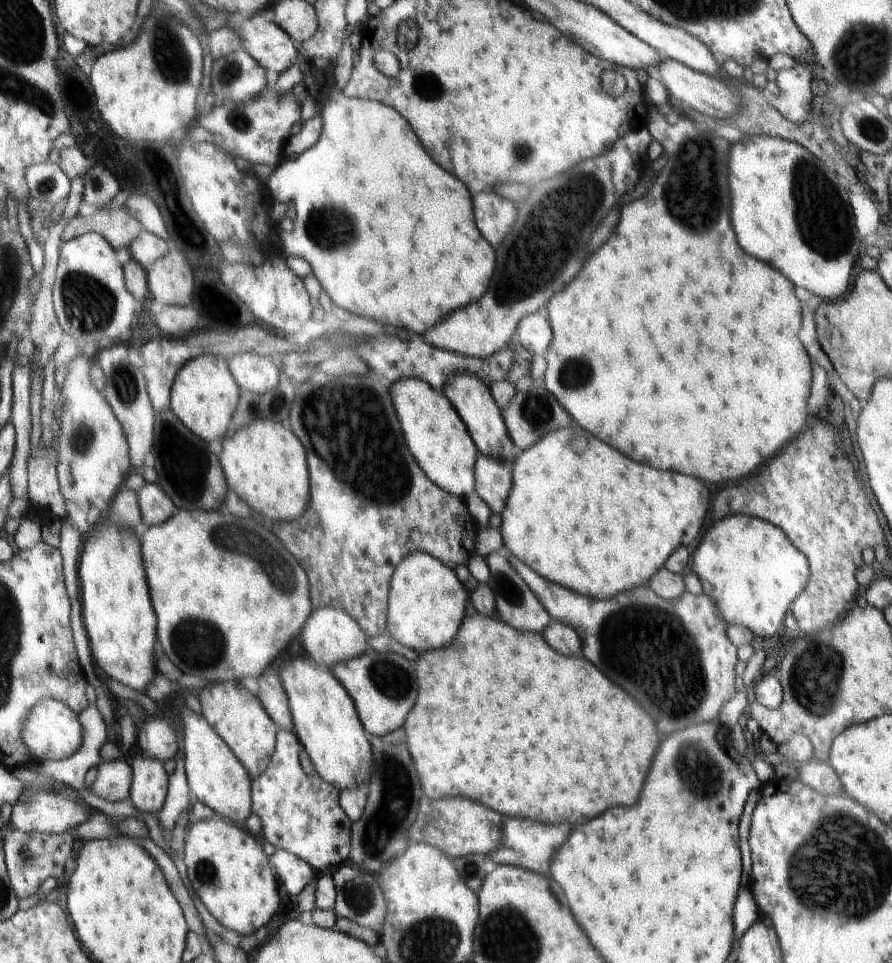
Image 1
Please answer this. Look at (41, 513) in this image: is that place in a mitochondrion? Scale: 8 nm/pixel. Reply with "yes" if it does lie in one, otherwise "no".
no

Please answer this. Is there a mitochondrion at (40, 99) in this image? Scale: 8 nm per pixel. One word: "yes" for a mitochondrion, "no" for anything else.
yes

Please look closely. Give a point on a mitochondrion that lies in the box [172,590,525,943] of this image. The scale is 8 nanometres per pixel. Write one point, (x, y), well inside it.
(396, 806)

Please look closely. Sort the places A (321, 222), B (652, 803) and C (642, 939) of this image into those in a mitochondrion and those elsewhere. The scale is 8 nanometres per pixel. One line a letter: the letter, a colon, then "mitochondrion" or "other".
A: mitochondrion
B: other
C: other

